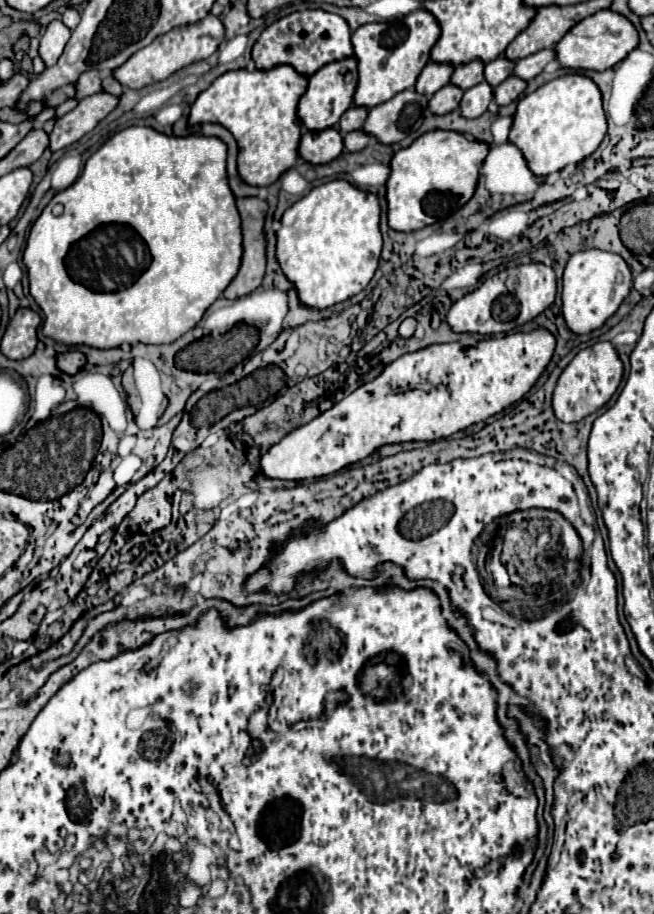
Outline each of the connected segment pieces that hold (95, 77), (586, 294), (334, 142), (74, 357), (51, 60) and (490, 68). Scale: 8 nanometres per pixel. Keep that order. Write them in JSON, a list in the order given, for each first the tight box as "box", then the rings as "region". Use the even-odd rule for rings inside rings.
[{"box":[75,70,101,100],"region":[[[87,70],[79,76],[79,80],[75,82],[75,100],[83,100],[85,96],[91,96],[91,94],[97,94],[101,92],[101,76],[97,70]]]},{"box":[563,250,633,334],"region":[[[581,250],[575,252],[563,272],[563,318],[571,332],[589,334],[605,324],[609,316],[617,312],[621,302],[627,298],[631,290],[633,278],[627,262],[613,252],[605,250]]]},{"box":[299,130,343,164],"region":[[[305,130],[299,142],[299,156],[309,164],[327,164],[343,152],[343,138],[339,130]]]},{"box":[57,350,85,376],"region":[[[77,350],[65,352],[65,354],[61,354],[61,356],[57,358],[57,366],[59,366],[61,372],[73,376],[73,374],[77,374],[77,372],[85,366],[85,354],[81,354],[81,352],[77,352]]]},{"box":[39,20,71,68],"region":[[[53,20],[47,26],[47,30],[41,38],[41,44],[39,44],[39,56],[41,56],[41,60],[45,62],[47,68],[53,66],[59,60],[69,36],[71,36],[71,32],[61,20]]]},{"box":[483,56,515,88],"region":[[[499,56],[499,58],[491,60],[491,62],[487,62],[487,64],[485,64],[485,70],[483,70],[485,82],[491,84],[493,88],[499,86],[507,76],[511,76],[513,66],[515,66],[515,62],[507,60],[507,58],[503,58],[503,56]]]}]

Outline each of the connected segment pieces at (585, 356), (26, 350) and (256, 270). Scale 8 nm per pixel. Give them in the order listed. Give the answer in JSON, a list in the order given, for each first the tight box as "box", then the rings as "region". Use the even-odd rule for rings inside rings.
[{"box":[553,342,623,422],"region":[[[597,342],[591,348],[581,350],[573,362],[559,376],[557,388],[553,392],[553,410],[563,422],[577,422],[587,414],[597,412],[613,396],[623,378],[623,364],[611,342]]]},{"box":[1,308,41,360],"region":[[[19,308],[3,334],[1,352],[11,360],[29,358],[37,346],[39,324],[41,324],[39,314],[35,314],[31,308]]]},{"box":[223,198,267,300],"region":[[[237,198],[235,200],[239,216],[241,216],[241,230],[243,230],[243,258],[237,276],[231,280],[223,298],[235,300],[241,296],[251,294],[255,288],[261,286],[265,276],[265,212],[267,202],[261,198]]]}]

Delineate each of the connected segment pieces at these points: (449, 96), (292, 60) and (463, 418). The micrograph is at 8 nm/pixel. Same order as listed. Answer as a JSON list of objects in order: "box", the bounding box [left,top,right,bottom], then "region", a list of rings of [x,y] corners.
[{"box":[429,84,463,114],"region":[[[447,84],[437,94],[431,96],[429,110],[433,114],[449,114],[449,112],[453,112],[453,110],[459,108],[461,96],[463,96],[463,90],[461,88],[453,86],[453,84]]]},{"box":[251,10,353,76],"region":[[[305,10],[305,12],[293,12],[275,24],[267,26],[257,42],[253,44],[251,58],[255,60],[255,66],[259,70],[269,70],[281,64],[293,66],[301,76],[315,74],[321,66],[345,60],[353,56],[351,46],[351,30],[349,24],[339,16],[325,10]]]},{"box":[259,328,555,480],"region":[[[535,328],[531,332],[515,332],[499,338],[481,340],[475,348],[463,350],[457,342],[433,344],[413,354],[405,354],[391,362],[373,382],[359,386],[353,394],[337,402],[333,408],[321,412],[309,424],[291,430],[277,444],[273,444],[259,462],[259,470],[265,478],[277,480],[307,480],[329,476],[349,464],[355,464],[385,444],[425,440],[433,442],[447,438],[457,430],[465,430],[471,424],[483,422],[489,416],[501,412],[513,402],[521,400],[531,386],[539,380],[555,352],[555,336],[547,328]]]}]

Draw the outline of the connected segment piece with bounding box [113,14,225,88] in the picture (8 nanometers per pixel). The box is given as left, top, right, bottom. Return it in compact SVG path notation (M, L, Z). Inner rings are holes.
M207 14L207 18L203 18L203 22L195 22L195 26L179 26L179 30L169 30L167 34L155 38L151 46L145 46L143 50L139 50L139 54L133 54L113 74L125 88L143 88L169 78L173 72L181 70L187 64L209 58L219 48L223 38L225 38L223 22L217 16Z

